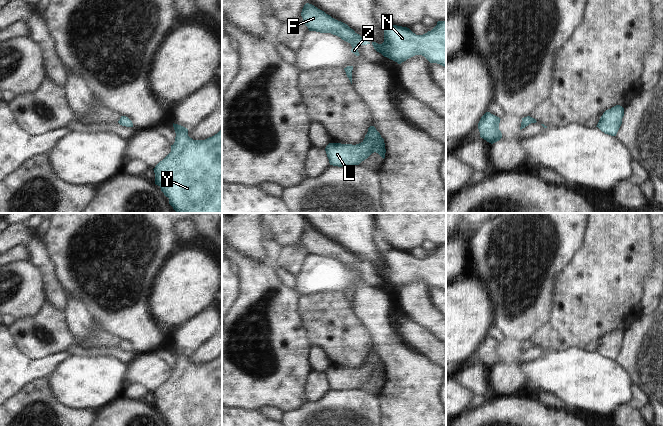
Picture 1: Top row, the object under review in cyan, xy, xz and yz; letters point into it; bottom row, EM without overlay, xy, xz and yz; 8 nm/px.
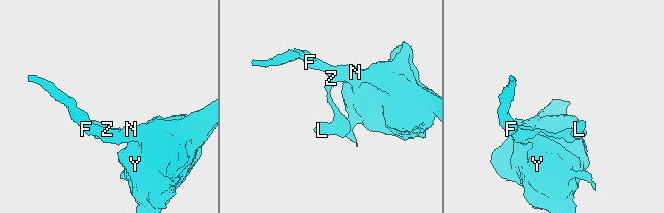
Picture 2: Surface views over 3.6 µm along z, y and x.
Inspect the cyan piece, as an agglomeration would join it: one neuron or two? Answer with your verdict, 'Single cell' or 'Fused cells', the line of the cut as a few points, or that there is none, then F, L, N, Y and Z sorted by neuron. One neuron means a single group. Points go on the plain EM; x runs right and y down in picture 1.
Single cell. No split. Groups: F L N Y Z

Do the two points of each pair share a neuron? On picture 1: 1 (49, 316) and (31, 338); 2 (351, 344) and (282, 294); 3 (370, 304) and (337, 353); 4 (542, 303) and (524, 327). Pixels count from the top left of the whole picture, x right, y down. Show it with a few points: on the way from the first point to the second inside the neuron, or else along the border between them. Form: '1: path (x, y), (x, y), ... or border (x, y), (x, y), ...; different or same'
1: path (42, 323), (34, 325), (31, 331); same
2: border (299, 295), (298, 315), (305, 330); different
3: border (351, 308), (358, 318); different
4: path (536, 309), (524, 321); same

